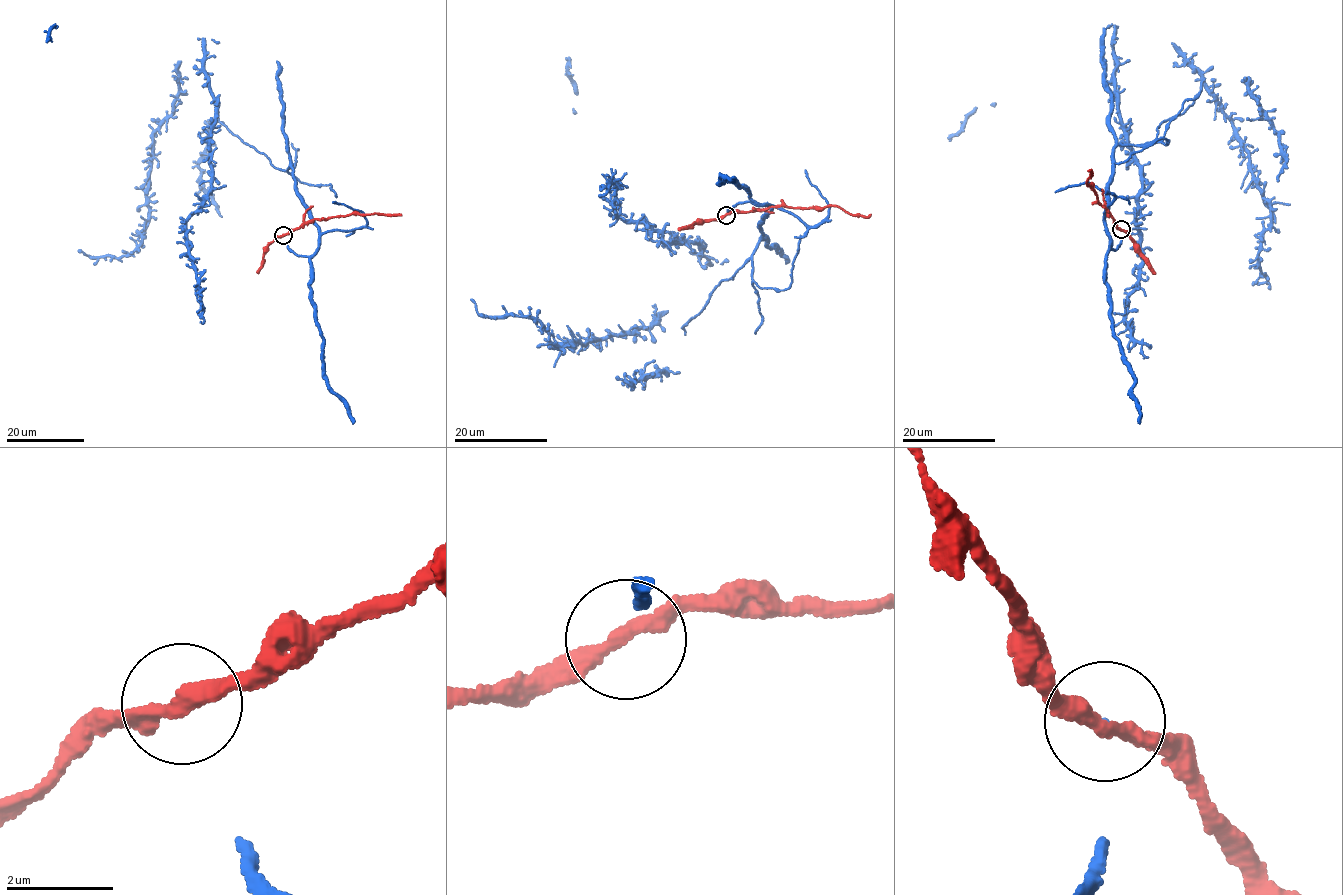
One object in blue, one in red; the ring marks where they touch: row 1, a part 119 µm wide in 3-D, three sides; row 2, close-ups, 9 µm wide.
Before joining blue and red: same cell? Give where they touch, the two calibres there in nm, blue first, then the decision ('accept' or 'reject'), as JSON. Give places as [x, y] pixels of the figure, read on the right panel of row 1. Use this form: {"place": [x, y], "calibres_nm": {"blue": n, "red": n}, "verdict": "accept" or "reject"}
{"place": [1121, 229], "calibres_nm": {"blue": 40, "red": 320}, "verdict": "reject"}

